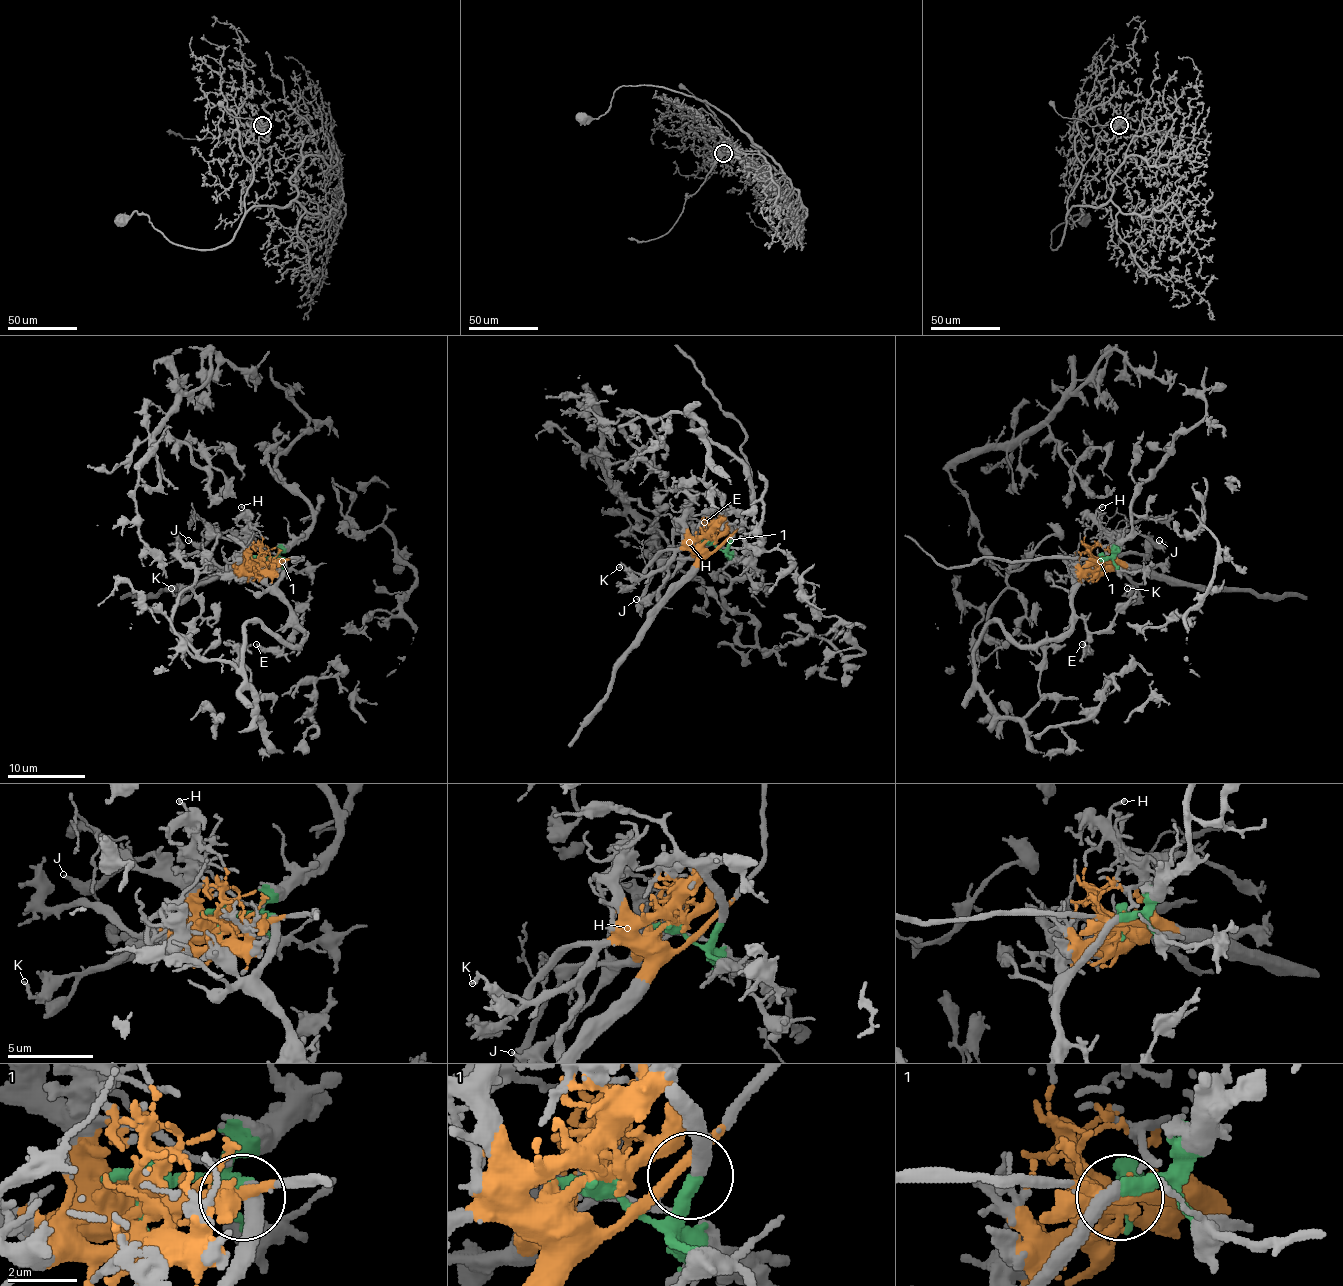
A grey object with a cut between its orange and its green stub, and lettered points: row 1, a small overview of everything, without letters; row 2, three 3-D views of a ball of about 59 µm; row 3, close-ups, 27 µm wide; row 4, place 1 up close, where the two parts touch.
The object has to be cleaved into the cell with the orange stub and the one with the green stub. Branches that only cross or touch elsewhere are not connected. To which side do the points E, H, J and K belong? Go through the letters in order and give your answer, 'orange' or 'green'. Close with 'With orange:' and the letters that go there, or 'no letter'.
E: green
H: orange
J: orange
K: orange
With orange: H, J, K

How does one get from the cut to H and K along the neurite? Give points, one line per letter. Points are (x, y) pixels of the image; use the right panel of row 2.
H: (1101, 562), (1089, 551), (1099, 539), (1097, 510), (1103, 506)
K: (1101, 562), (1105, 566), (1114, 566), (1136, 584), (1126, 594), (1128, 588)

